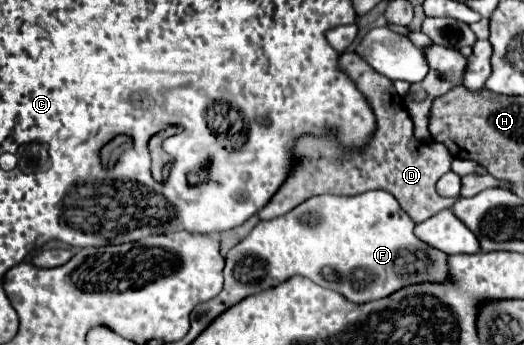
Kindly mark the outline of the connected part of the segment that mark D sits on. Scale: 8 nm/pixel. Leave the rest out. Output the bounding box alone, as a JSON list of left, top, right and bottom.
[259,51,457,223]

